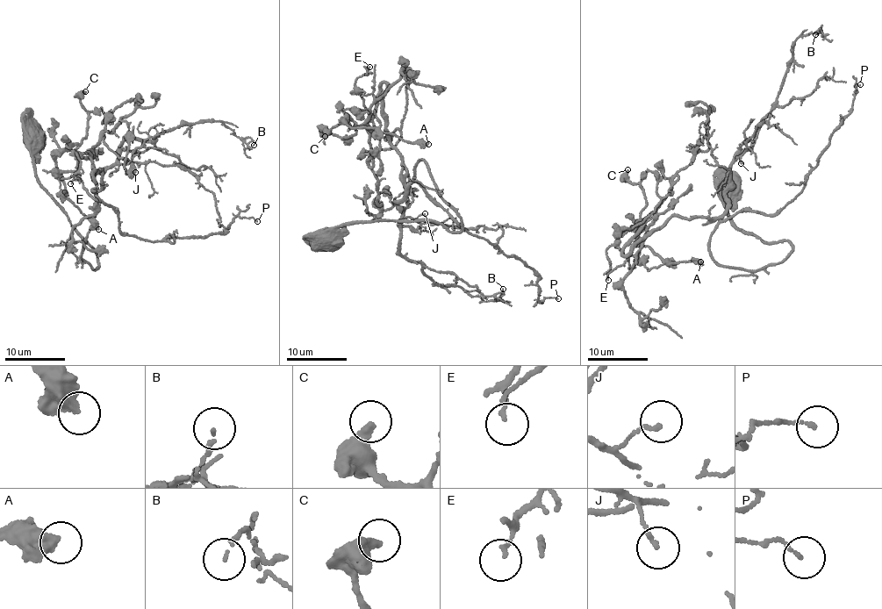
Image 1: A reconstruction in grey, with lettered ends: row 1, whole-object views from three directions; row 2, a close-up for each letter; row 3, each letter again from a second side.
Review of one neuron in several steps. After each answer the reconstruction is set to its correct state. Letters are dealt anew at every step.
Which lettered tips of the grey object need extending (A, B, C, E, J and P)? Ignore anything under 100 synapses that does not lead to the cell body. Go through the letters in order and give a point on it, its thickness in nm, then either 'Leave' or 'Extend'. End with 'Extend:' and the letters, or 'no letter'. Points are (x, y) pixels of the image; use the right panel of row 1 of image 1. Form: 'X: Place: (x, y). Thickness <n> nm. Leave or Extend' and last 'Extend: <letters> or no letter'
A: Place: (700, 261). Thickness 500 nm. Leave
B: Place: (815, 34). Thickness 100 nm. Leave
C: Place: (627, 169). Thickness 320 nm. Leave
E: Place: (608, 280). Thickness 130 nm. Leave
J: Place: (741, 163). Thickness 140 nm. Leave
P: Place: (860, 84). Thickness 90 nm. Leave
Extend: no letter

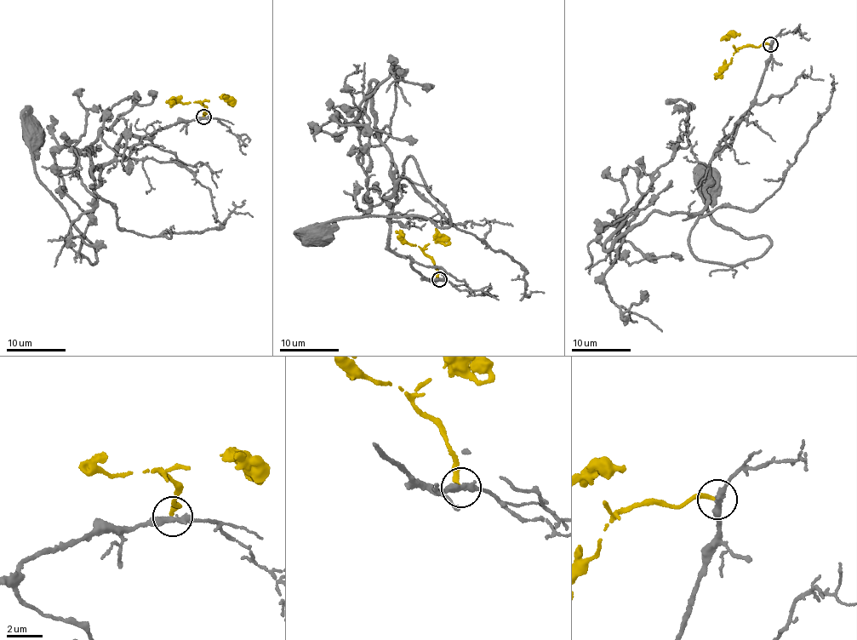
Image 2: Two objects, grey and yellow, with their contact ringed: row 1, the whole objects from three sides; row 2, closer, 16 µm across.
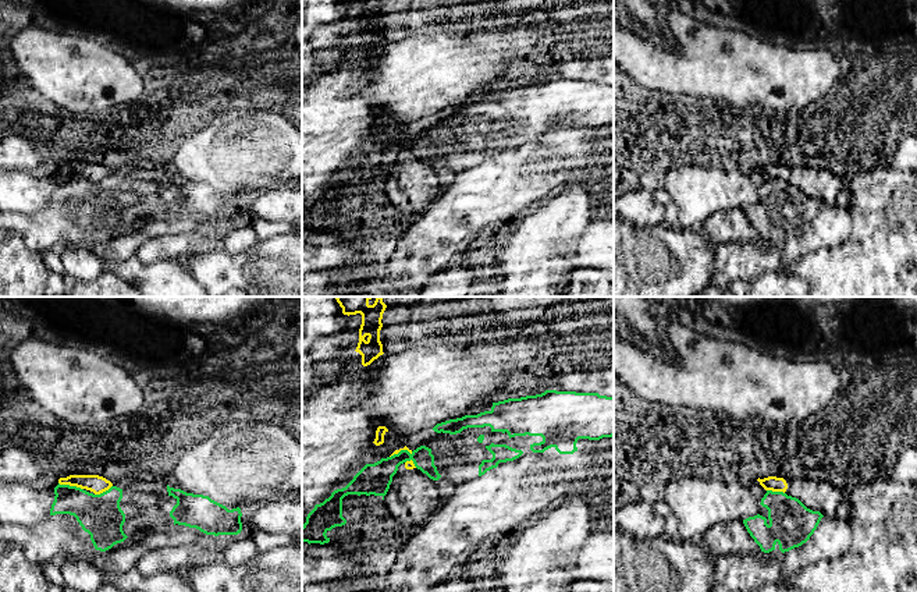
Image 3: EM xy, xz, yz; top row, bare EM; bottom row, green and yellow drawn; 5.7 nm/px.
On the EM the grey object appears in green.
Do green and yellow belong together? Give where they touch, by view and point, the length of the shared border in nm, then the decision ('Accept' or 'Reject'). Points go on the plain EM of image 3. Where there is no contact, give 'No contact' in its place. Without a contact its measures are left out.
Touches green at xy (71, 174). Shared border 150 nm. Reject

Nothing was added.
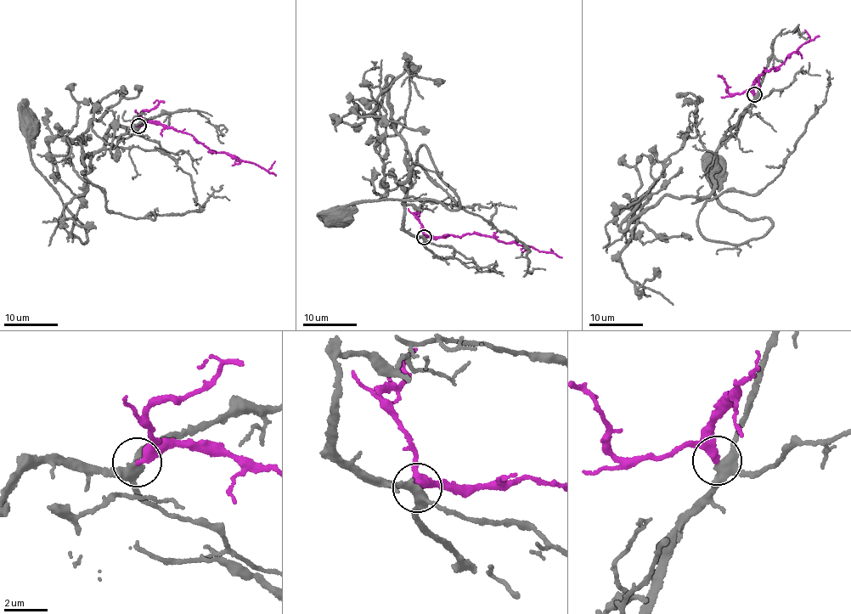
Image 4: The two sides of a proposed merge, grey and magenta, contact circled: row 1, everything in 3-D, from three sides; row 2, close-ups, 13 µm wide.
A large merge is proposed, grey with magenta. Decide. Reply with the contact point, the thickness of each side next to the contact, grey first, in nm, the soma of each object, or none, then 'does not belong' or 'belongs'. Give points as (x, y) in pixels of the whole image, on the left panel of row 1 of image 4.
place (138, 126); calibres 380 and 400 nm; soma grey (30, 128); soma magenta none; belongs

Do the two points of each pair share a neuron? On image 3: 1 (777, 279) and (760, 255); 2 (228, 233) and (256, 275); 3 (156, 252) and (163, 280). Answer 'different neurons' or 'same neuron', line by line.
1: different neurons
2: same neuron
3: different neurons

